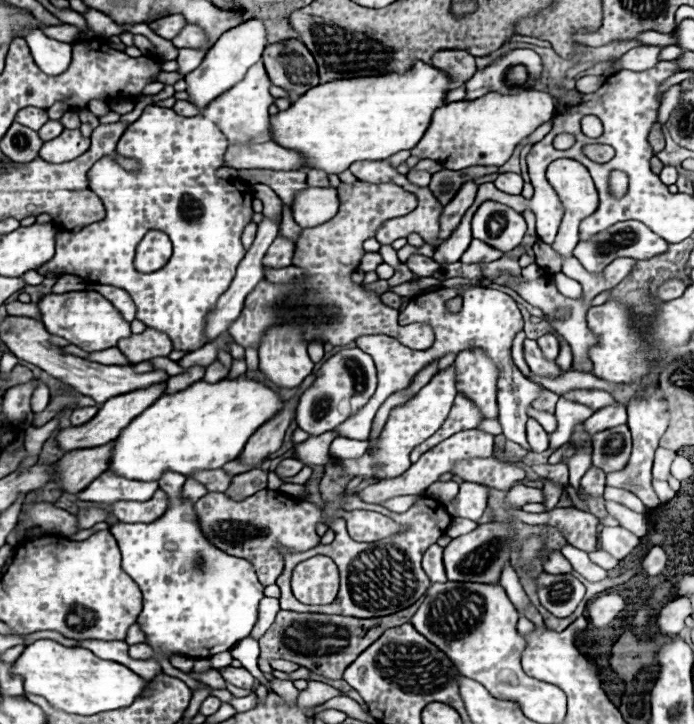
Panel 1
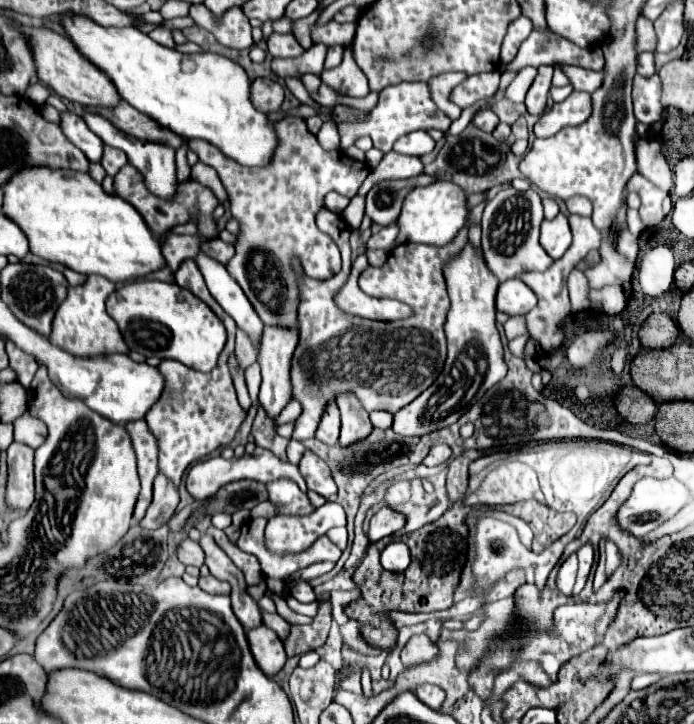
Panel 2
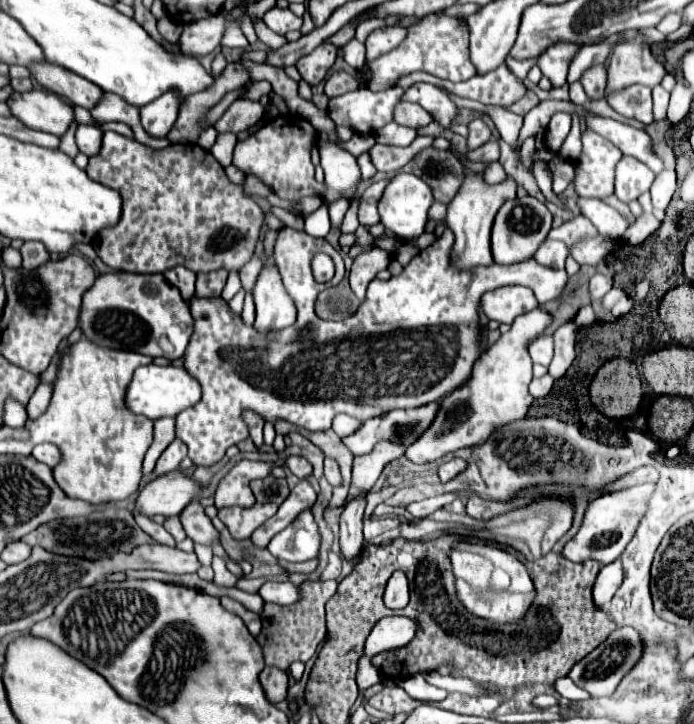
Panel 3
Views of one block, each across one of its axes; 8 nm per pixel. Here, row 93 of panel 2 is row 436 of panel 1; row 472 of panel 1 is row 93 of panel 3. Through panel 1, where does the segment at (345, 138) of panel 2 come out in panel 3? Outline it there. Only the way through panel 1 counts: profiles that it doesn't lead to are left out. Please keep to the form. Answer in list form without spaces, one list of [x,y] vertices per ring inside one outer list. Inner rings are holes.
[[[368,88],[348,92],[328,102],[328,116],[336,126],[346,126],[356,134],[374,134],[392,120],[392,108],[400,102],[402,88],[372,92]]]

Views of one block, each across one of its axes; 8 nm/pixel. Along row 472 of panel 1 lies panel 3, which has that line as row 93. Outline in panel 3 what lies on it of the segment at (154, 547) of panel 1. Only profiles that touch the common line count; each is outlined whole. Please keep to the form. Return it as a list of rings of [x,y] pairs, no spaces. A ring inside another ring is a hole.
[[[170,90],[164,92],[164,96],[156,98],[152,104],[146,104],[140,110],[144,130],[152,136],[166,138],[172,124],[176,122],[178,106],[180,106],[180,96],[178,92],[170,92]]]

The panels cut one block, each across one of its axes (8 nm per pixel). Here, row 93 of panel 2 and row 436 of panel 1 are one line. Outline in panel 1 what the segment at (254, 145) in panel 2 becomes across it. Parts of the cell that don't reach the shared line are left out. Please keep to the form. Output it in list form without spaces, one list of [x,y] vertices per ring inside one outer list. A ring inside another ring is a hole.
[[[246,374],[234,378],[234,380],[220,380],[216,384],[208,384],[204,380],[188,386],[186,390],[180,390],[176,394],[164,394],[160,400],[150,404],[140,416],[136,416],[114,440],[114,450],[108,462],[108,470],[124,476],[128,480],[160,480],[160,476],[168,470],[180,472],[184,476],[190,476],[198,470],[216,470],[222,468],[226,462],[236,460],[248,442],[248,438],[270,418],[274,418],[284,402],[276,392],[272,392],[268,386],[248,378]]]

